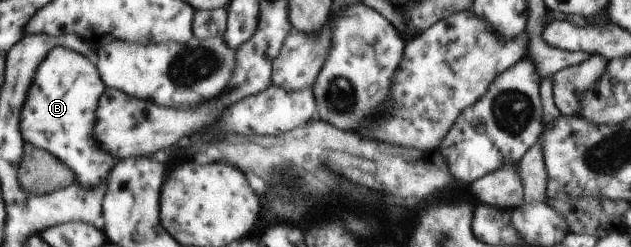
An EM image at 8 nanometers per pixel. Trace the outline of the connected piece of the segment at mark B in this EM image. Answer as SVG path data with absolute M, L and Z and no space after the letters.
M54 47L44 61L37 68L37 81L29 87L29 97L22 107L22 138L65 162L82 188L96 188L101 179L107 181L116 160L93 139L97 101L105 91L95 59L82 56L71 48Z

